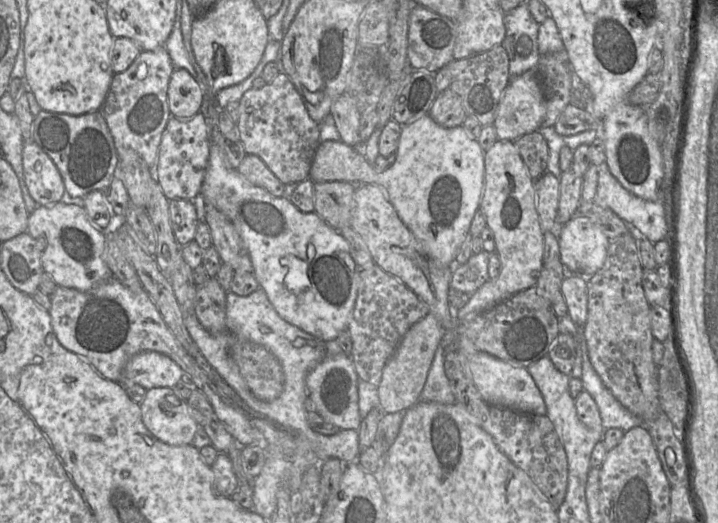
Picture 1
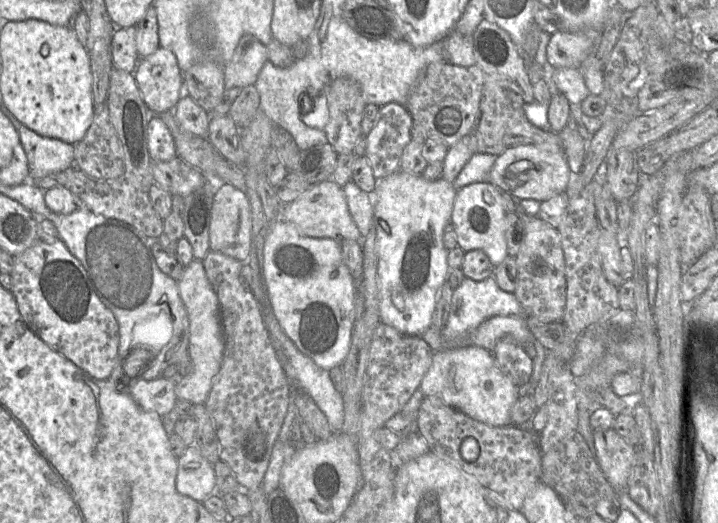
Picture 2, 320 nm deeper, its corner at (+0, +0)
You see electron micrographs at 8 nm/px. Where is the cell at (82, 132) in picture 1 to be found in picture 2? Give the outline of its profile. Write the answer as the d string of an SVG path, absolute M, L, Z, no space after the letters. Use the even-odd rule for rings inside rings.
M4 112L17 129L26 153L30 177L40 179L52 173L74 167L74 145L37 134L18 122L10 112Z

